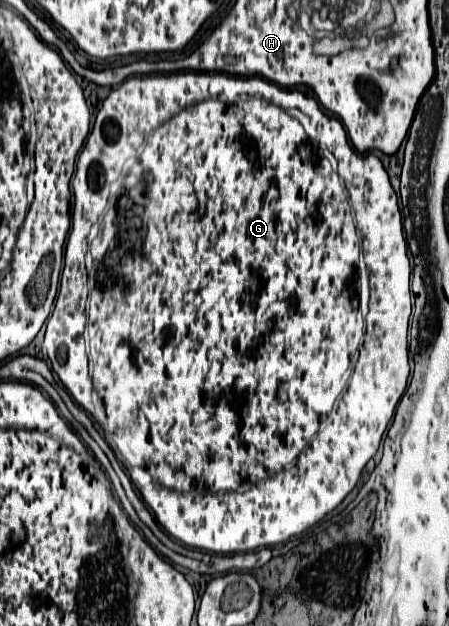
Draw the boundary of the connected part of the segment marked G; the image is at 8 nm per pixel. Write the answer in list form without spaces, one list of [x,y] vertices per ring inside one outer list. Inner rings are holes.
[[[186,71],[184,73],[170,73],[170,75],[136,75],[136,77],[126,79],[118,89],[114,89],[104,99],[102,109],[96,115],[94,129],[88,135],[88,139],[84,143],[84,149],[78,155],[76,173],[72,177],[72,193],[74,193],[72,229],[70,229],[68,243],[66,243],[66,253],[64,253],[64,271],[62,271],[62,279],[60,279],[60,291],[58,291],[56,301],[54,301],[54,311],[48,317],[48,327],[46,327],[44,335],[44,349],[48,353],[48,359],[52,363],[54,373],[60,377],[64,387],[70,391],[72,399],[84,411],[88,411],[88,415],[104,429],[104,439],[110,443],[116,458],[129,473],[131,481],[136,489],[140,491],[144,503],[152,509],[156,521],[164,527],[164,531],[170,537],[178,539],[180,543],[184,543],[188,547],[196,547],[196,549],[204,549],[204,551],[212,551],[212,553],[244,553],[244,551],[254,551],[254,549],[260,549],[260,547],[272,547],[272,545],[278,545],[278,543],[286,543],[292,535],[300,535],[302,531],[306,531],[308,527],[312,527],[320,519],[324,519],[356,487],[364,465],[376,455],[380,439],[382,439],[390,419],[394,417],[394,411],[396,411],[396,405],[398,405],[400,397],[404,395],[406,379],[408,379],[408,373],[410,373],[406,331],[408,331],[408,319],[410,319],[410,307],[412,307],[410,305],[412,295],[410,295],[410,285],[408,285],[412,269],[410,269],[410,259],[408,259],[408,253],[406,253],[406,241],[404,241],[404,235],[402,235],[402,217],[400,217],[400,209],[398,209],[398,199],[396,199],[396,193],[394,193],[394,189],[390,185],[388,173],[384,171],[380,159],[376,155],[372,155],[372,153],[358,153],[350,145],[340,121],[336,117],[324,113],[318,101],[296,89],[282,88],[262,77],[244,78],[226,73],[206,73],[204,71]],[[146,209],[160,211],[160,215],[158,217],[146,217],[146,213],[150,213]],[[87,253],[92,255],[92,269],[88,271],[88,276],[87,267],[84,265],[84,255]]]

